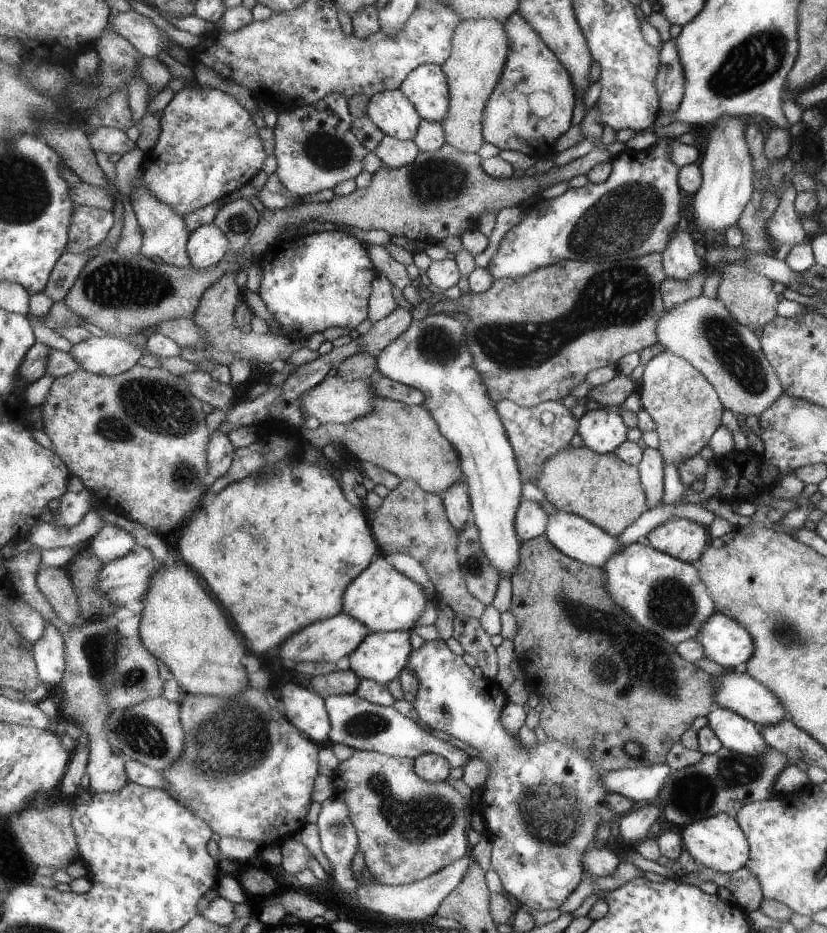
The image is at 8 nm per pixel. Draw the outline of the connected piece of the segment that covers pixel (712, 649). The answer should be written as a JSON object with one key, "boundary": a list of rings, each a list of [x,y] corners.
{"boundary":[[[717,612],[694,639],[703,647],[704,656],[727,668],[741,669],[754,652],[752,635],[736,619]]]}

